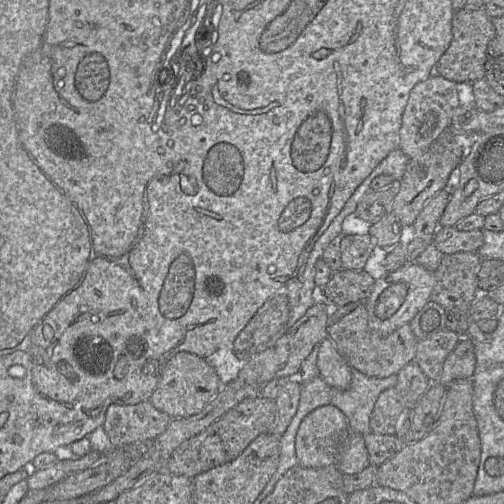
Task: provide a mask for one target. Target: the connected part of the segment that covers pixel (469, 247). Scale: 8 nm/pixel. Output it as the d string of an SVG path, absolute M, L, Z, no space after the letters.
M440 226L431 243L443 254L453 254L457 252L477 252L483 241L482 229L461 231L454 226Z

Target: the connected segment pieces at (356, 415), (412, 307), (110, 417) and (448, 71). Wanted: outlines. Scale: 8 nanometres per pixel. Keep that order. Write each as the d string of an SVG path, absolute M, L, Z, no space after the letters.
M353 369L351 385L347 390L332 390L330 404L346 416L350 430L362 435L370 434L370 418L379 395L396 385L397 374L385 377L369 377Z
M406 262L397 270L387 272L382 278L375 280L373 289L365 300L369 326L375 332L387 335L399 327L409 324L431 299L434 285L434 272L416 262Z
M149 400L135 405L111 404L103 428L113 449L138 442L151 442L162 434L172 417L156 409Z
M463 7L452 19L452 40L438 60L433 75L439 75L458 84L471 84L485 77L487 47L494 38L495 28L484 9L470 10Z

